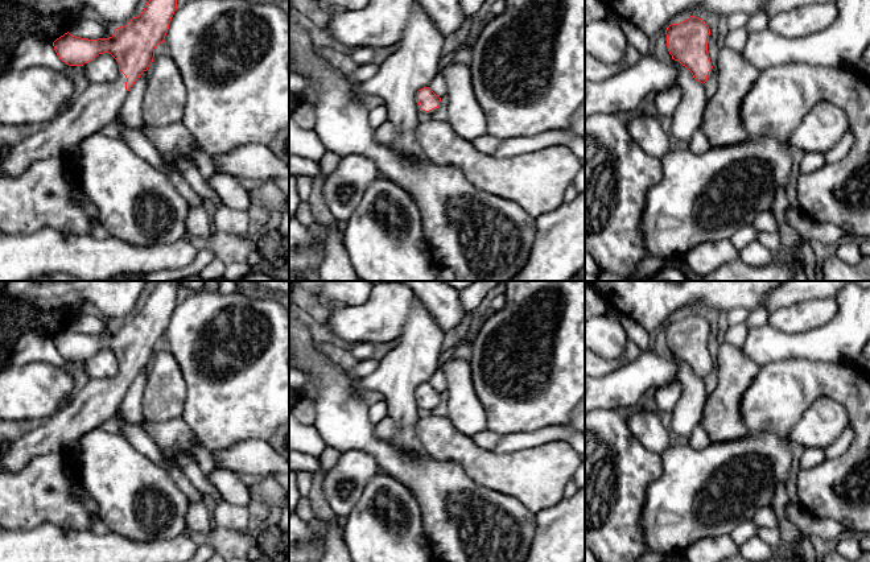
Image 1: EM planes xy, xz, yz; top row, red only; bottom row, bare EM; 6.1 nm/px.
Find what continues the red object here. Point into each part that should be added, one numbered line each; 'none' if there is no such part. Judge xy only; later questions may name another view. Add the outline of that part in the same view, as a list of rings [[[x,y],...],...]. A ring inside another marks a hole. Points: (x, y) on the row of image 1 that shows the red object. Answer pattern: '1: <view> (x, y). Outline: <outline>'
1: xy (95, 110). Outline: [[[119,71],[112,83],[90,84],[66,111],[12,146],[0,160],[0,175],[21,175],[36,161],[65,156],[88,136],[110,131],[127,99],[125,82]]]

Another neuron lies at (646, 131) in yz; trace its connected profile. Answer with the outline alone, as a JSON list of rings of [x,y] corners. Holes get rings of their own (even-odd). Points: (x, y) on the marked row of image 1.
[[[632,113],[624,119],[630,135],[647,154],[661,160],[675,144],[655,117]]]

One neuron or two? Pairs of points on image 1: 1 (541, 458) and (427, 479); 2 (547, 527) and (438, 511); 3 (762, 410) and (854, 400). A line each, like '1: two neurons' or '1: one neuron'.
1: two neurons
2: two neurons
3: one neuron

